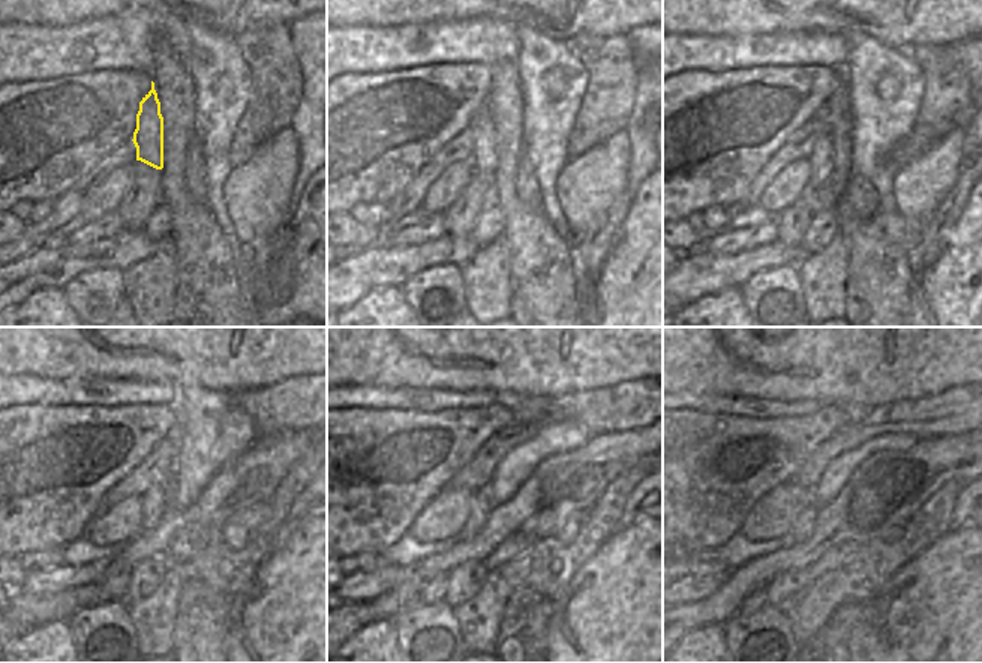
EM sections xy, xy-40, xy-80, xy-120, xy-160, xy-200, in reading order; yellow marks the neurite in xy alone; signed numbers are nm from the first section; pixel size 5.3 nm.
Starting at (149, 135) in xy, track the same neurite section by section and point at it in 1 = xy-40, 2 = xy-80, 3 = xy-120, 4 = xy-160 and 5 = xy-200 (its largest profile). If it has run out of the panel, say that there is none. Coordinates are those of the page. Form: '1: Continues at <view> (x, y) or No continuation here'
1: Continues at xy-40 (485, 155)
2: Continues at xy-80 (820, 156)
3: Continues at xy-120 (153, 501)
4: Continues at xy-160 (479, 515)
5: Continues at xy-200 (805, 524).

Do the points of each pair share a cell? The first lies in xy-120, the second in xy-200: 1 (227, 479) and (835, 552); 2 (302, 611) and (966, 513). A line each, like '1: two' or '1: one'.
1: two
2: two

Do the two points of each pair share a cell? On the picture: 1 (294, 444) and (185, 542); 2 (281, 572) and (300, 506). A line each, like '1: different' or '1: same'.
1: different
2: different

